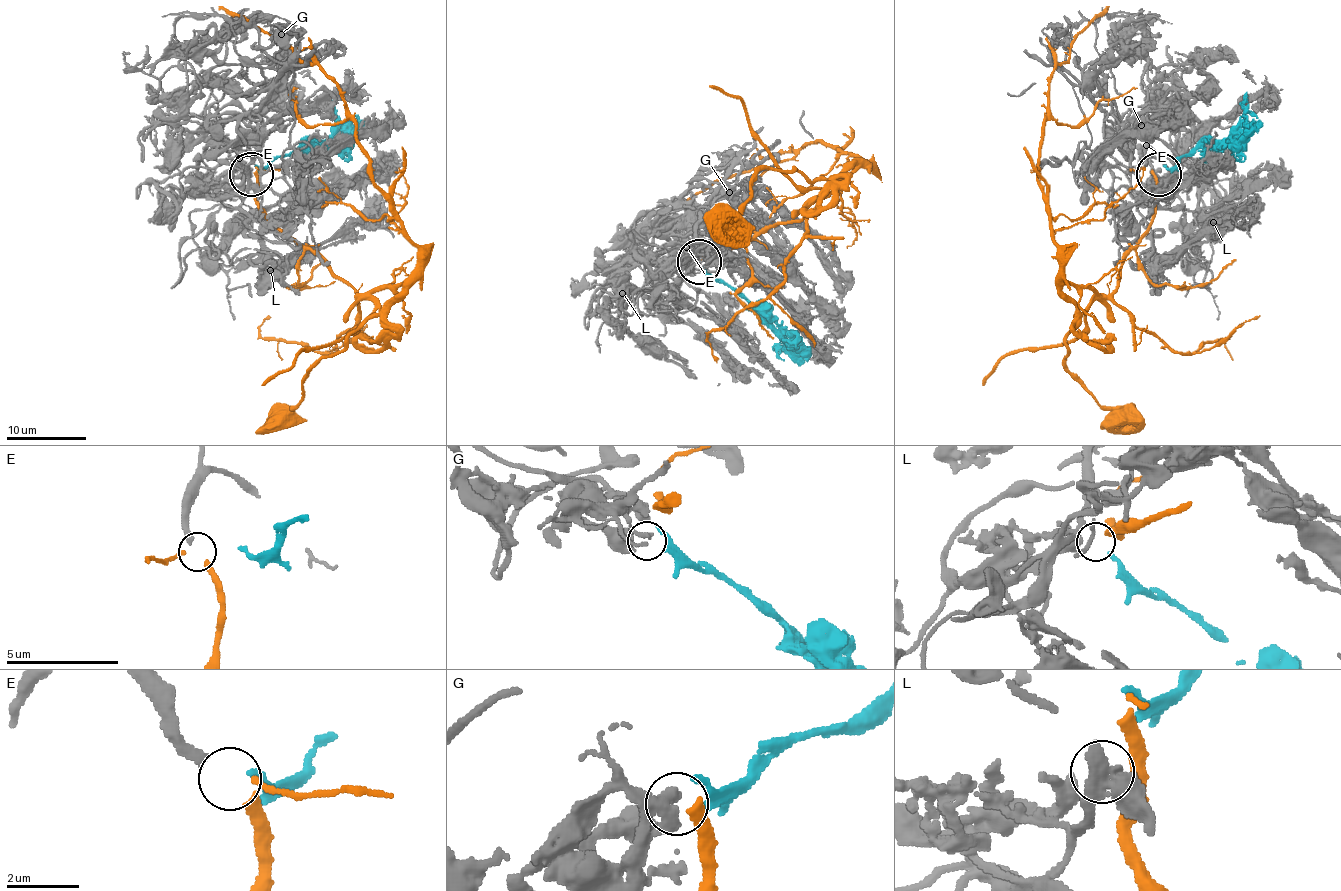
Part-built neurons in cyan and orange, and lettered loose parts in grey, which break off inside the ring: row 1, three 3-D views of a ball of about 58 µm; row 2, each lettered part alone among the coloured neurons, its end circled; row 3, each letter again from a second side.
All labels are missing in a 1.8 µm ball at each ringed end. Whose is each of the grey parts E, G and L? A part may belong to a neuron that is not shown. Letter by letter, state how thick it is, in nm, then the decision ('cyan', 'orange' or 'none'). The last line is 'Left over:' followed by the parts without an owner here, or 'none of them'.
E: calibre 260 nm; orange
G: calibre 650 nm; cyan
L: calibre 480 nm; none
Left over: L

